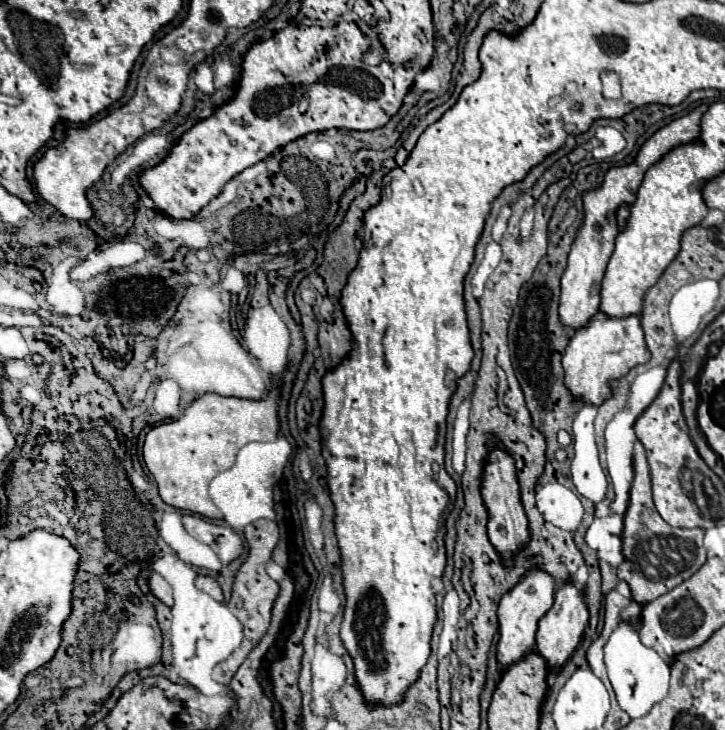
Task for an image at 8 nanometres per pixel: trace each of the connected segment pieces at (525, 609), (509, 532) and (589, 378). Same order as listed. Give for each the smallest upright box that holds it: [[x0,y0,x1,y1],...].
[[498,567,554,667],[482,447,528,563],[562,311,650,405]]

